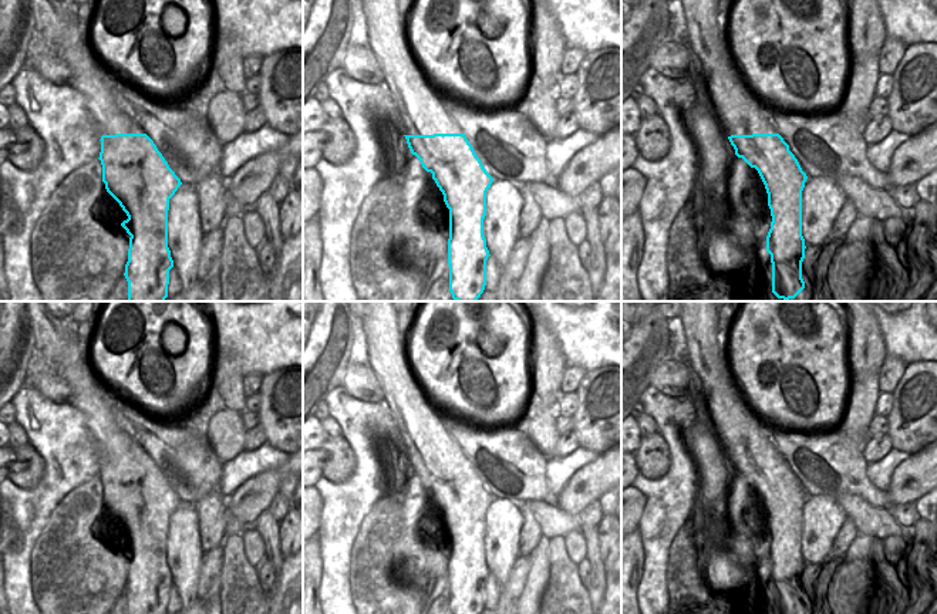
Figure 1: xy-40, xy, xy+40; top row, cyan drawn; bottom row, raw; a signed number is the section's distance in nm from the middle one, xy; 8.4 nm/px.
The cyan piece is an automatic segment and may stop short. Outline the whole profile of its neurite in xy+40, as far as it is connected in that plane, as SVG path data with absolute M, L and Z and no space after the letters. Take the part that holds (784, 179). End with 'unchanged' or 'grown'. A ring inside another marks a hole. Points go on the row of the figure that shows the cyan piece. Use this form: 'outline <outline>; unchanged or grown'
outline M681 0L681 4L687 20L687 45L694 65L698 65L704 74L724 131L735 155L758 171L768 193L772 222L766 236L766 252L772 263L772 293L778 298L795 298L805 289L802 262L806 246L802 236L802 190L808 176L789 151L789 145L778 134L771 121L771 112L739 78L728 51L725 23L719 20L717 0Z; grown

